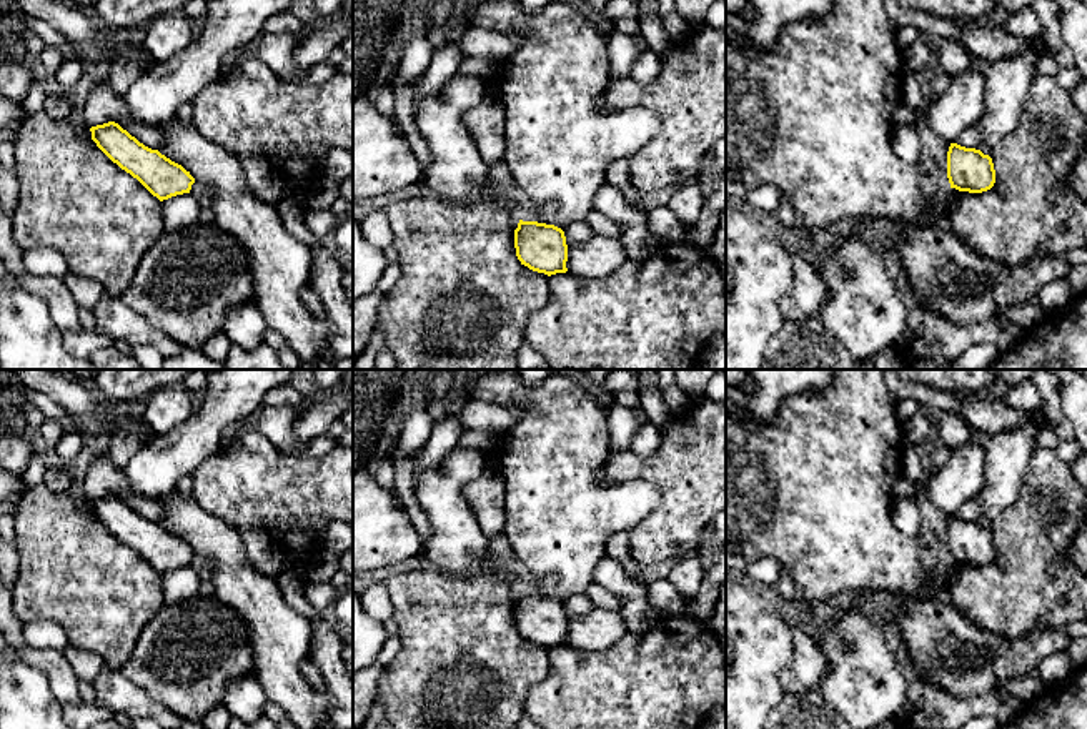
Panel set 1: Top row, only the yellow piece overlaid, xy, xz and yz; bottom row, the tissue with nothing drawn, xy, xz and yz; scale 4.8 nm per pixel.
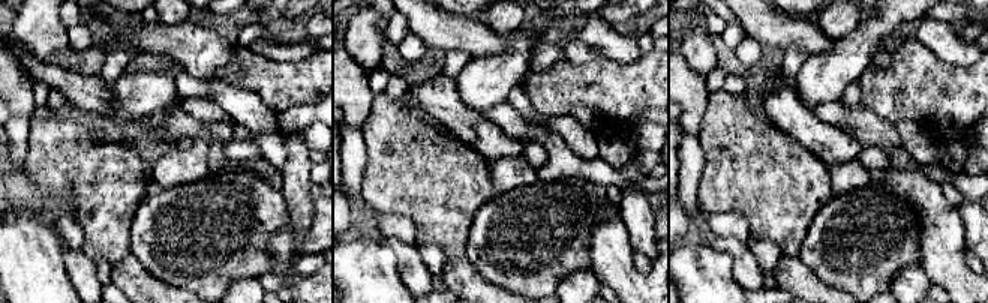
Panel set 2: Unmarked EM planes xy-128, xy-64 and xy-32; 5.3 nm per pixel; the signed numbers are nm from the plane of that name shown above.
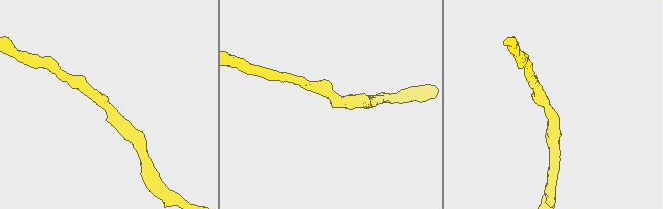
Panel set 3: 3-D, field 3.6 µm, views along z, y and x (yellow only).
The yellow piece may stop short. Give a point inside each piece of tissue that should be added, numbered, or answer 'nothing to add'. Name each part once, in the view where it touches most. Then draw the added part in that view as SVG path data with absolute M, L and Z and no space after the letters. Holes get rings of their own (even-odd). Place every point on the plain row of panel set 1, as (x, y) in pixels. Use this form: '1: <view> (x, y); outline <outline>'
nothing to add

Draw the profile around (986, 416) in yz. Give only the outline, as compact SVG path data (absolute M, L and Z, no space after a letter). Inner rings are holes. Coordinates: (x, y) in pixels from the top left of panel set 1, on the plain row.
M974 394L959 398L957 413L967 421L975 436L989 438L1009 429L1034 424L1039 433L1049 426L1042 409L1022 411L1005 404L1002 398Z

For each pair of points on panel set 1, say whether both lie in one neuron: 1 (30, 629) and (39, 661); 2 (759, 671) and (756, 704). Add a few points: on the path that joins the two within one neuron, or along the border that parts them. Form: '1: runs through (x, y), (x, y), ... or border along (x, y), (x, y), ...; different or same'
1: border along (22, 624), (27, 643), (62, 653); different
2: runs through (756, 679), (756, 696); same

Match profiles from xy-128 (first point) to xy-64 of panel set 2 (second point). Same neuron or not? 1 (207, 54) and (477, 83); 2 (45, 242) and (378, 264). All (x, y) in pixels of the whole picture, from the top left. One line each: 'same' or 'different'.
1: different
2: same

